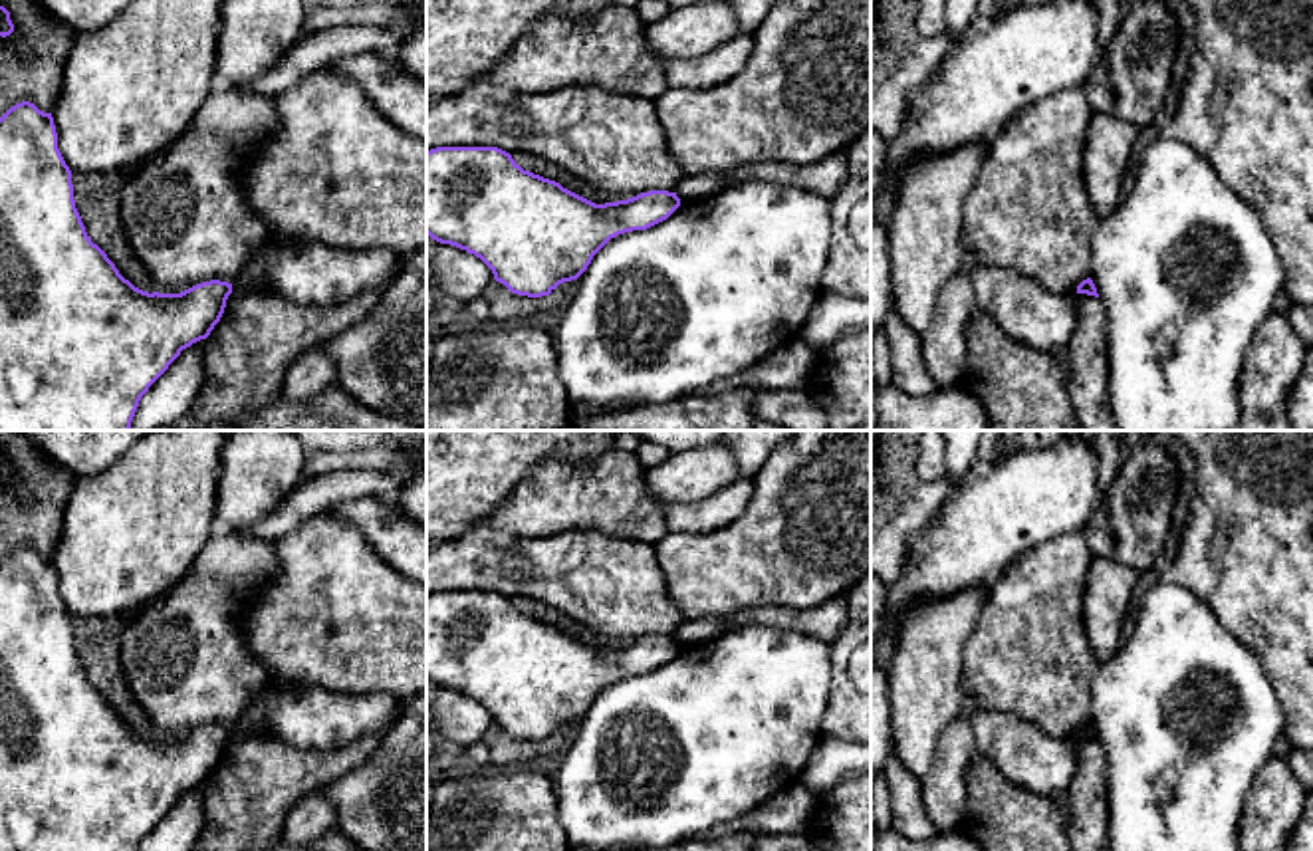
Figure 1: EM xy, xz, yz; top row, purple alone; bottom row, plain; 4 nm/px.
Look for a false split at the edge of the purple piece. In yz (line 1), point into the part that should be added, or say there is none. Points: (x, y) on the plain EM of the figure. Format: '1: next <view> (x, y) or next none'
1: next none

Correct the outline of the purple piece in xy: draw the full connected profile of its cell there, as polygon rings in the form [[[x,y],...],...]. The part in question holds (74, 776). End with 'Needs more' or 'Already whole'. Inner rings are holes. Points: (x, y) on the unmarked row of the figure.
[[[22,546],[0,561],[0,851],[139,851],[141,841],[180,795],[210,780],[230,738],[232,728],[220,724],[196,728],[180,738],[149,738],[135,732],[85,676],[73,645],[71,615],[58,593],[52,557]]]. Already whole

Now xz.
[[[436,591],[426,595],[426,678],[480,702],[512,738],[541,742],[577,724],[615,680],[647,674],[680,651],[676,637],[649,635],[595,649],[559,627],[524,615],[498,591]]]. Already whole

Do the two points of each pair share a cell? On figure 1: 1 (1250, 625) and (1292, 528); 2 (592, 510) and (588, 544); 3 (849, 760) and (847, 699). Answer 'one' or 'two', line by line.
1: one
2: two
3: two

